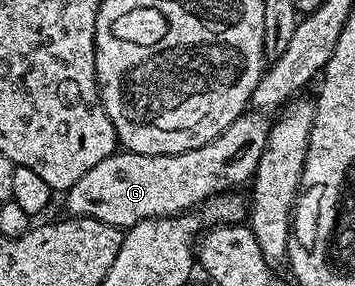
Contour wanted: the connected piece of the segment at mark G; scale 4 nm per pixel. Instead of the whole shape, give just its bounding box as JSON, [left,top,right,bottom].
[65,113,269,229]

